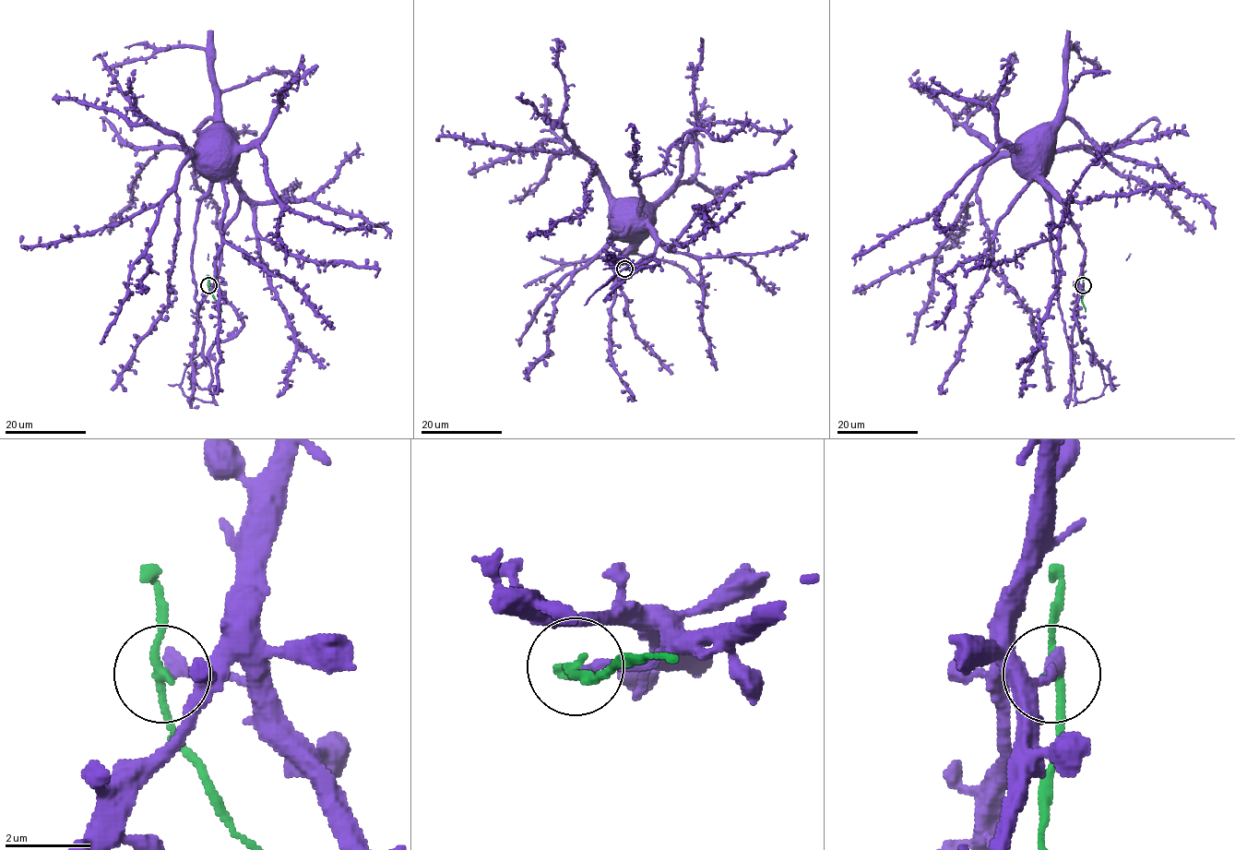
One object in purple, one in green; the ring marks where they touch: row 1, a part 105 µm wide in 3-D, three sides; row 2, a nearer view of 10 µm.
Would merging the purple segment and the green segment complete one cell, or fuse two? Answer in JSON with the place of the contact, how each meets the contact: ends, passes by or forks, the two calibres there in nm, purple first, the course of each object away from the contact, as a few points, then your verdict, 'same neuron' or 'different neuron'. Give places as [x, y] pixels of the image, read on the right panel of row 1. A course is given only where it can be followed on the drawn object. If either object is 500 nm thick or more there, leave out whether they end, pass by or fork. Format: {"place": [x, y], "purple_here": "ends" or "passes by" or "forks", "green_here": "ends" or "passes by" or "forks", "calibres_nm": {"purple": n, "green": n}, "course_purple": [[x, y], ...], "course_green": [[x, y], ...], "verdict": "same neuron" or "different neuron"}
{"place": [1083, 285], "purple_here": "ends", "green_here": "passes by", "calibres_nm": {"purple": 320, "green": 180}, "course_purple": [[1083, 285], [1079, 230], [1041, 179], [1077, 401], [1105, 387], [1086, 351]], "course_green": [[1083, 285], [1085, 312]], "verdict": "different neuron"}

